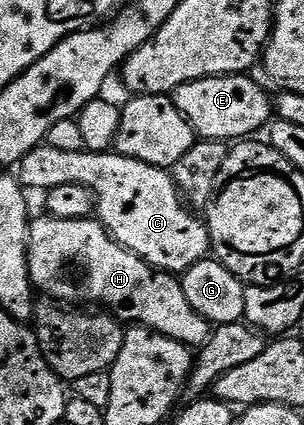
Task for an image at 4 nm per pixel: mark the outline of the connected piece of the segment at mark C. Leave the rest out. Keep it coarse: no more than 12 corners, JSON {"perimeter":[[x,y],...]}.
{"perimeter":[[40,146],[27,190],[85,186],[107,233],[158,271],[208,255],[166,168]]}

